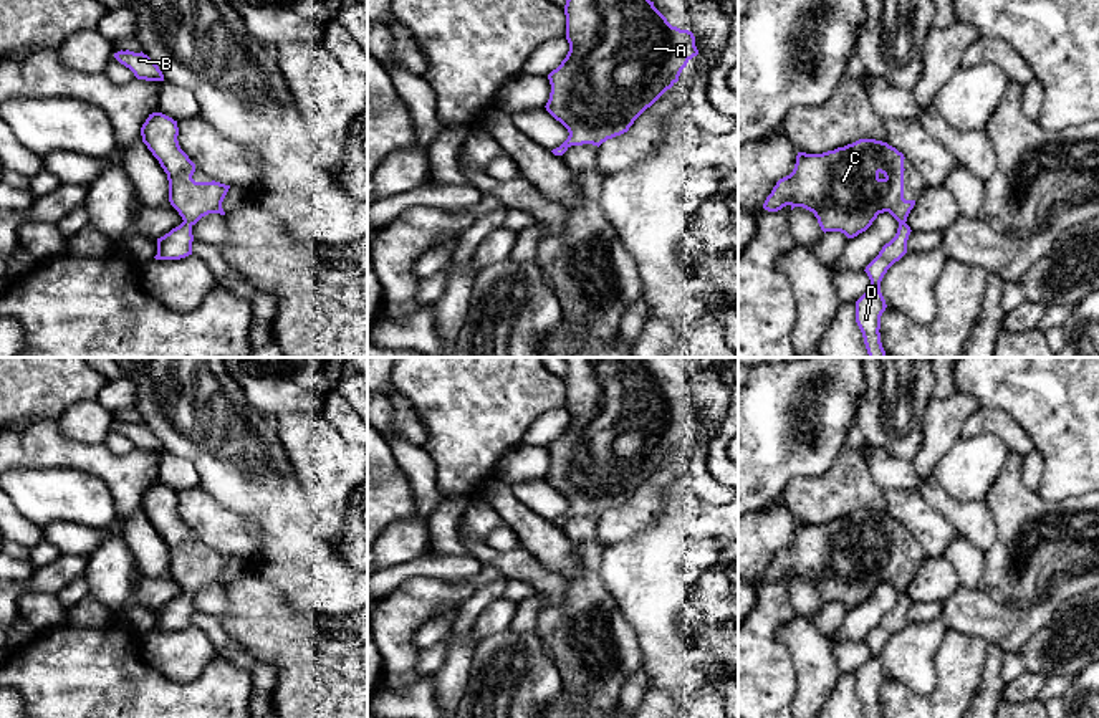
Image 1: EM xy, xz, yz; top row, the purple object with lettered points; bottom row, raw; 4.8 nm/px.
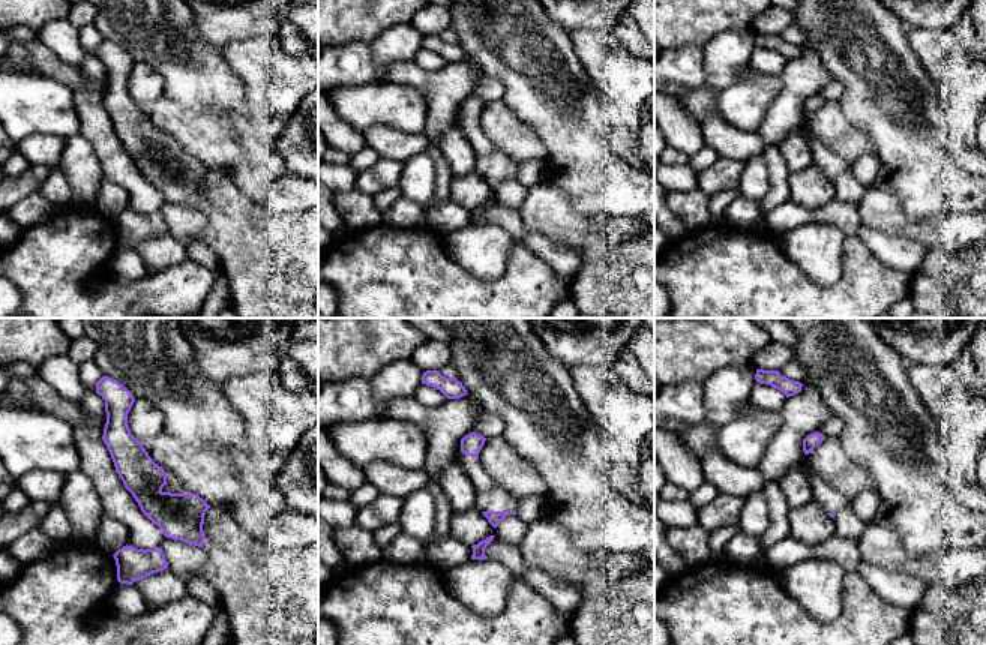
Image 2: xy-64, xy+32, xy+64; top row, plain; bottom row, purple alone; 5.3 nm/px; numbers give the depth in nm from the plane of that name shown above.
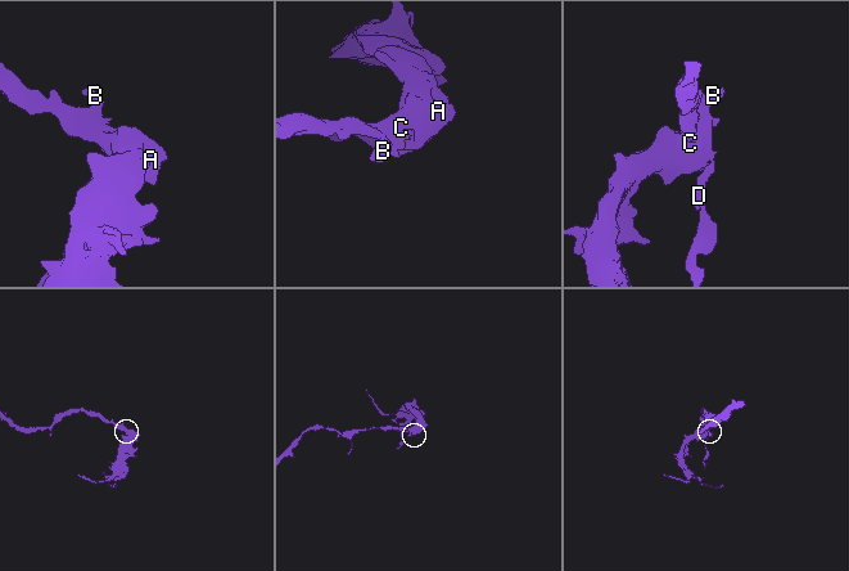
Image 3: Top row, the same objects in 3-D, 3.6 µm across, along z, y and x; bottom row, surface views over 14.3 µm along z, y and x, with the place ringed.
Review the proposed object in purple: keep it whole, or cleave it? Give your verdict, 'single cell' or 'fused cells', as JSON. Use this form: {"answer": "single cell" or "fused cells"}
{"answer": "single cell"}

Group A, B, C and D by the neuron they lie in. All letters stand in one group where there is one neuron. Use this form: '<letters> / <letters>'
A B C D

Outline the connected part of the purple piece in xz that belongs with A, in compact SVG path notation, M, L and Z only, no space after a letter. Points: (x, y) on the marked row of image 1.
M566 0L564 15L569 51L548 74L551 93L545 108L569 136L551 151L554 156L571 146L599 147L627 132L698 55L693 33L672 26L650 0Z

